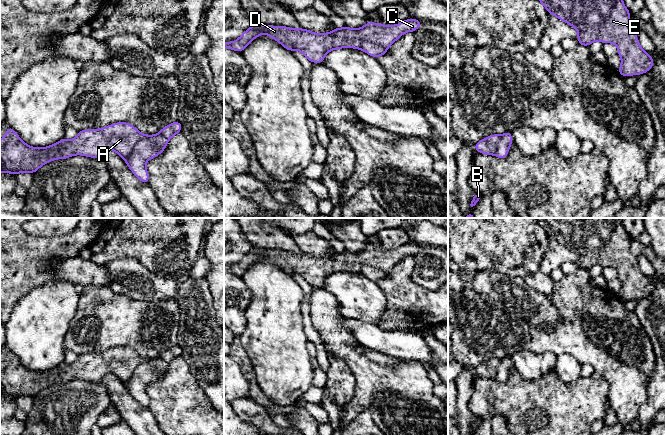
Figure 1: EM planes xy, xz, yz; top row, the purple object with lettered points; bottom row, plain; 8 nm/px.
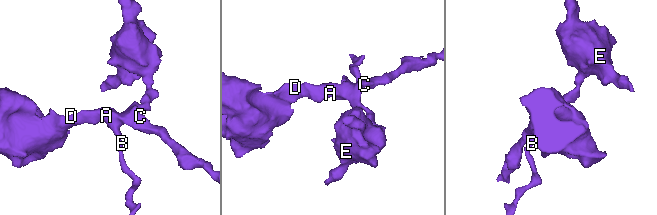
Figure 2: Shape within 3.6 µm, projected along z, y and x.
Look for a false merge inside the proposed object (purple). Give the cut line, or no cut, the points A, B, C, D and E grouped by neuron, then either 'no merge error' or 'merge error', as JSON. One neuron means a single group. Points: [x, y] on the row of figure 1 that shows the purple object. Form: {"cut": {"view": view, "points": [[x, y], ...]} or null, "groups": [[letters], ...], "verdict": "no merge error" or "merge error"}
{"cut": {"view": "xy", "points": [[159, 152], [152, 142], [140, 140], [124, 159]]}, "groups": [["A", "C", "D"], ["B", "E"]], "verdict": "merge error"}

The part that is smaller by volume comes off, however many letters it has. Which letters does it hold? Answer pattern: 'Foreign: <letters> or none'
Foreign: A, C, D

